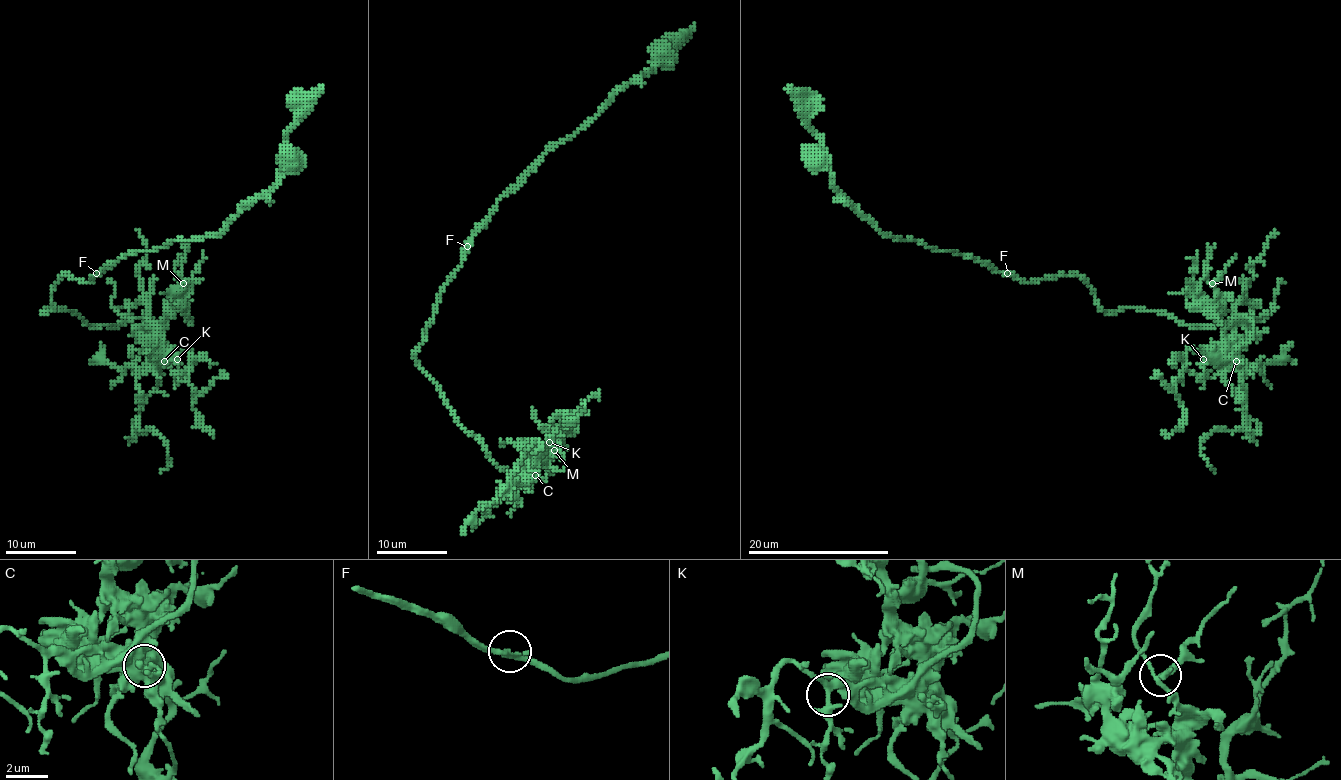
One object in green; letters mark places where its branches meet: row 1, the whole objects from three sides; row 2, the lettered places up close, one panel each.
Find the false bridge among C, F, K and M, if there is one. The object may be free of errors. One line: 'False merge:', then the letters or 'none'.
False merge: F

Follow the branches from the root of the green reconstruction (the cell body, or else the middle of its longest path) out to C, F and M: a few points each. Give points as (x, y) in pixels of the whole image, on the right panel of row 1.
C: (807, 100), (831, 183), (886, 236), (1025, 282), (1078, 275), (1106, 312), (1233, 319), (1237, 361)
F: (807, 100), (805, 125), (822, 144), (822, 165), (831, 183), (886, 236), (971, 255), (1008, 273)
M: (807, 100), (831, 183), (886, 236), (1025, 282), (1078, 275), (1106, 312), (1189, 326), (1233, 319), (1212, 283)

